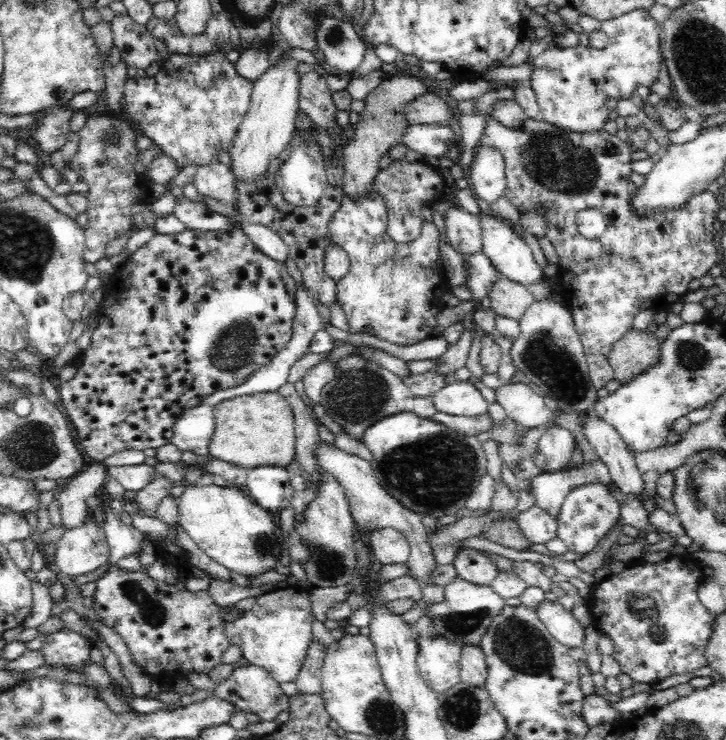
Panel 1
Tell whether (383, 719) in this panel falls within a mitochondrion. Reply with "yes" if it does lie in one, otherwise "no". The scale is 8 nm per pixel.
yes

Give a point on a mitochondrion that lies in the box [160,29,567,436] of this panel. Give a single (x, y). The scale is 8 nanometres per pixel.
(358, 395)

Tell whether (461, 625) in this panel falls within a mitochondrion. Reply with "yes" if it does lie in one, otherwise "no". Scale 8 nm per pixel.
yes

